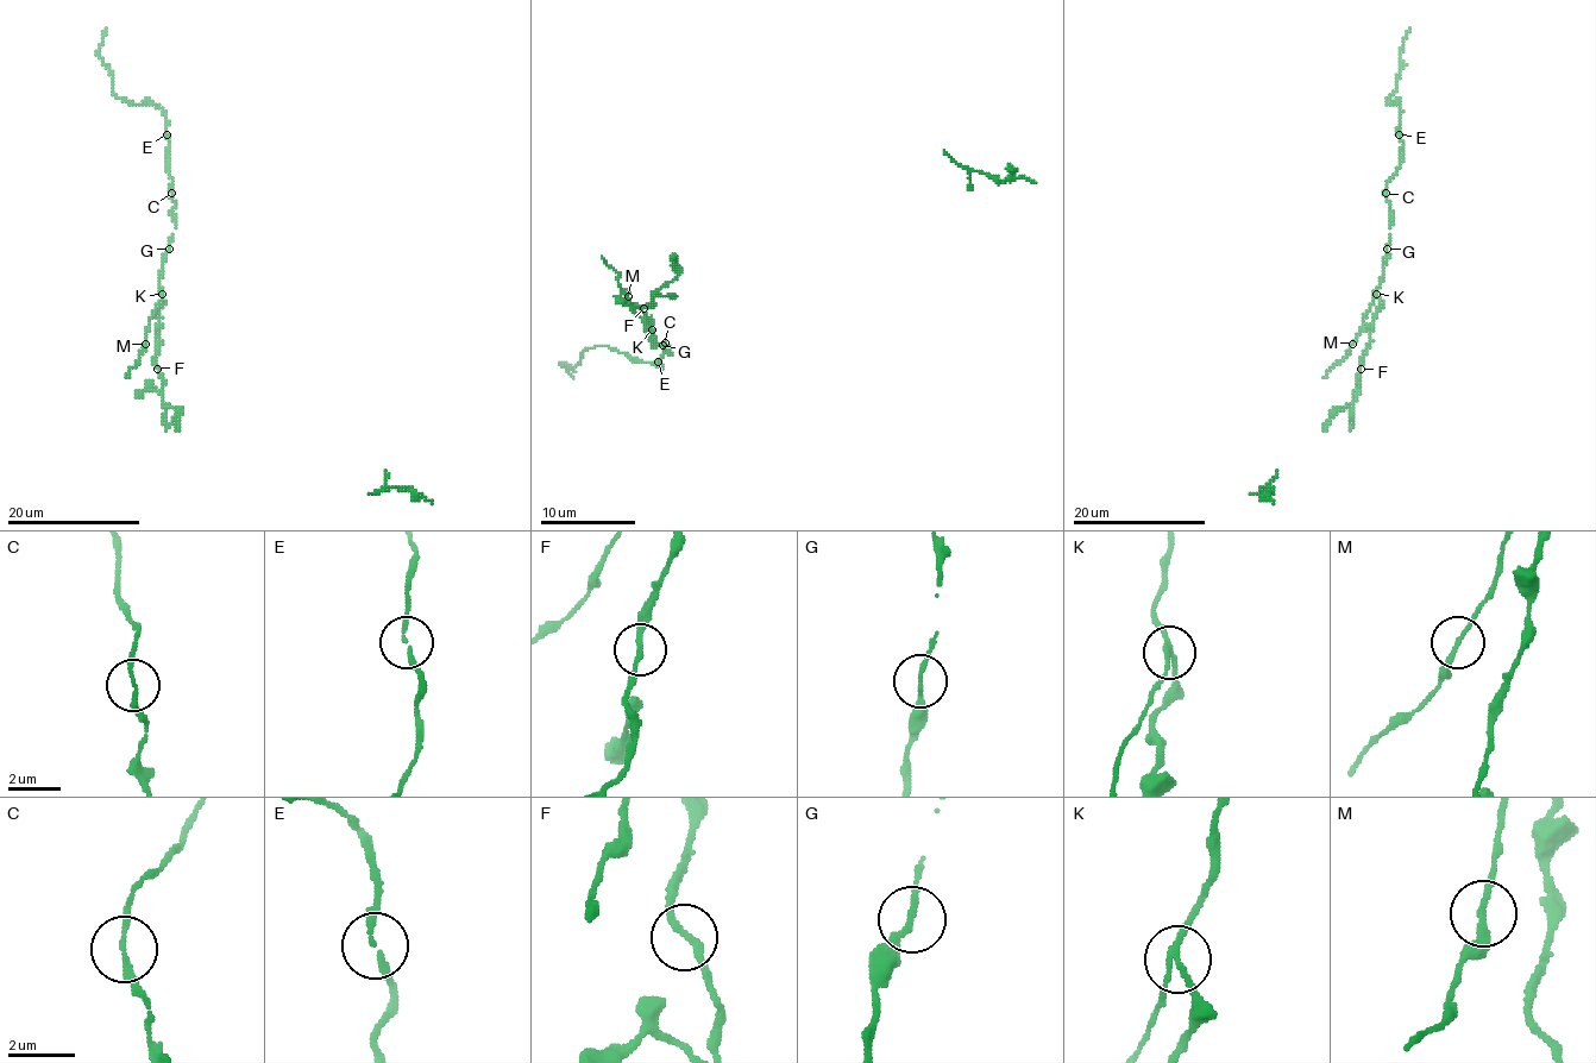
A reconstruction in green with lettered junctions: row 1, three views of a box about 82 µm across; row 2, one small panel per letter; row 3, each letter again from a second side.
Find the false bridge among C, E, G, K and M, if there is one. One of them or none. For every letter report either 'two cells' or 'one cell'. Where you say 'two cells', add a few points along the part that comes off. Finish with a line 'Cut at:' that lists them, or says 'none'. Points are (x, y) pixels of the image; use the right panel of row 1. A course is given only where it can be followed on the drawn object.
C: one cell
E: one cell
G: one cell
K: two cells
M: one cell
Cut at: K

